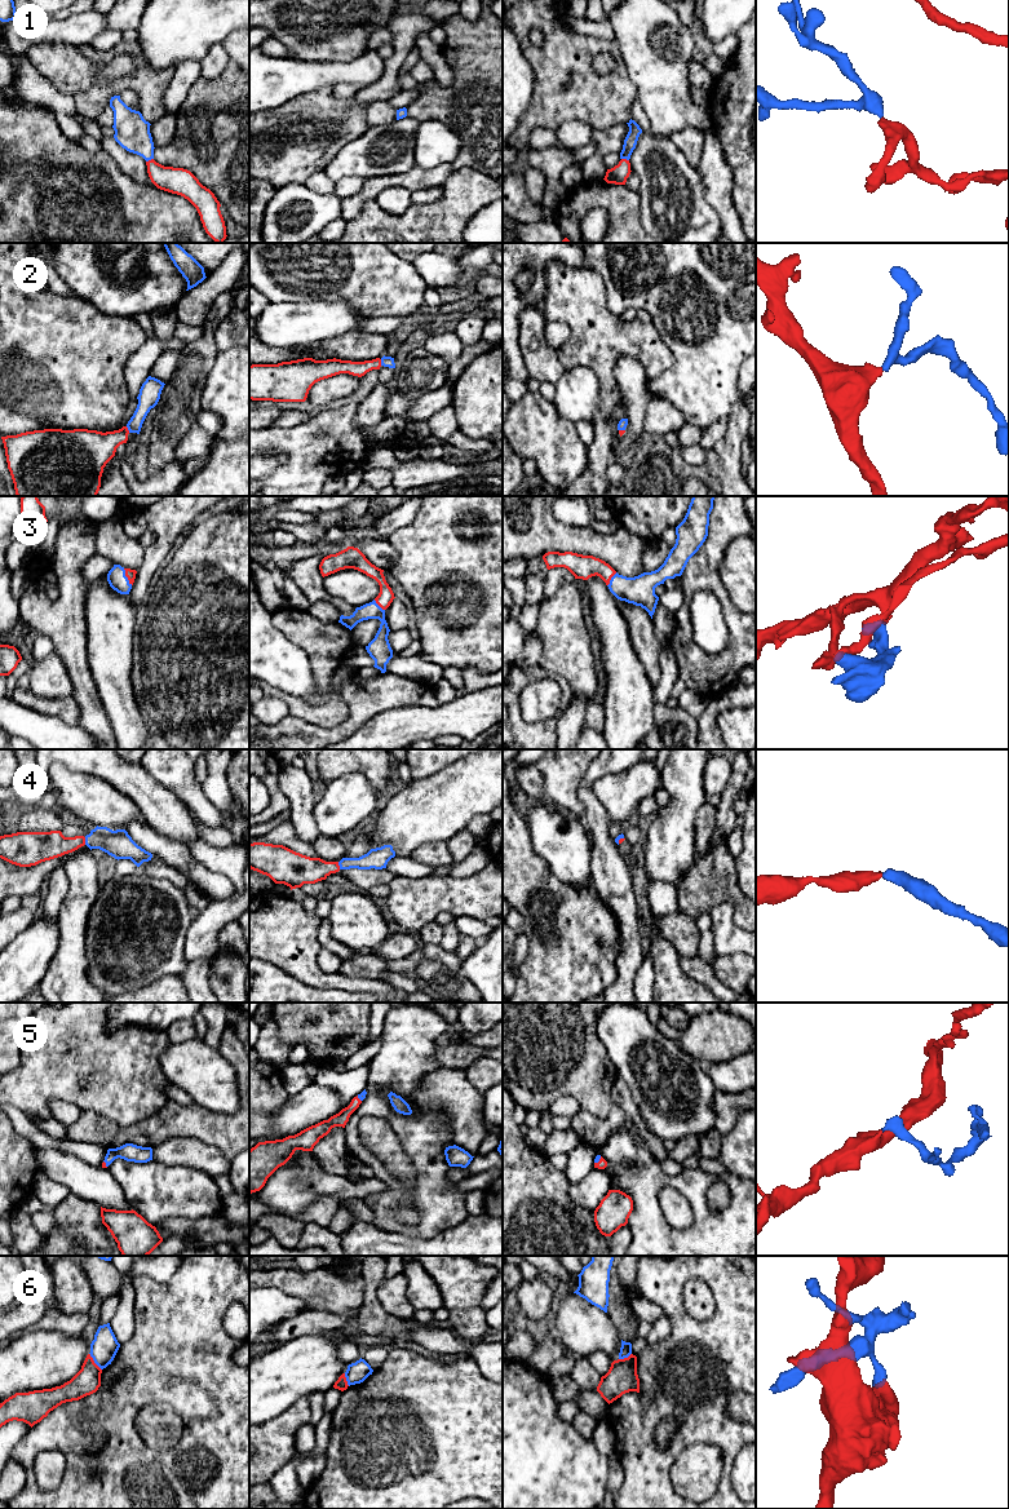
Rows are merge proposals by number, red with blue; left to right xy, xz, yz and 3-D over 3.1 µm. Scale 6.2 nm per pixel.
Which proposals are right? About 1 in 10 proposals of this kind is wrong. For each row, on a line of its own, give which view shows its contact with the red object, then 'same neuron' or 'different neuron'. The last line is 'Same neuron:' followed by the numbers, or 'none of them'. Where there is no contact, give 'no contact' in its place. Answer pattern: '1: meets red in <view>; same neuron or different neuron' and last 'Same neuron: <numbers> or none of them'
1: meets red in xy; same neuron
2: meets red in xy; same neuron
3: meets red in xy; same neuron
4: meets red in xy; same neuron
5: meets red in yz; same neuron
6: meets red in xy; different neuron
Same neuron: 1, 2, 3, 4, 5

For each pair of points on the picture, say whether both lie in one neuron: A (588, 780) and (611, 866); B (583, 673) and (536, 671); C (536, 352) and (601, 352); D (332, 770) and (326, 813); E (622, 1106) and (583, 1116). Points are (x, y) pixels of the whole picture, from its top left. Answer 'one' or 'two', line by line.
A: one
B: two
C: two
D: two
E: one

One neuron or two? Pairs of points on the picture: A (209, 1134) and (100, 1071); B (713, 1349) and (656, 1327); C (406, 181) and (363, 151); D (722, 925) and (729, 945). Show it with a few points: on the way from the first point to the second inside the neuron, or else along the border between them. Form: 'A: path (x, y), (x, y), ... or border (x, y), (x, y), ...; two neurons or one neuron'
A: border (169, 1100), (154, 1113), (135, 1123); two neurons
B: border (667, 1317), (669, 1333), (654, 1344), (647, 1344); two neurons
C: border (414, 164), (405, 172), (366, 178); two neurons
D: path (725, 930), (729, 939); one neuron

